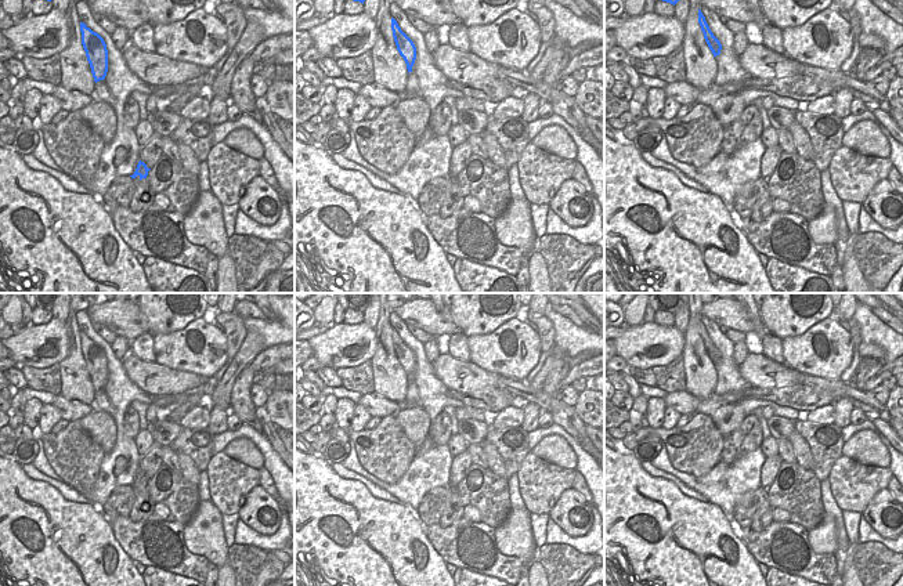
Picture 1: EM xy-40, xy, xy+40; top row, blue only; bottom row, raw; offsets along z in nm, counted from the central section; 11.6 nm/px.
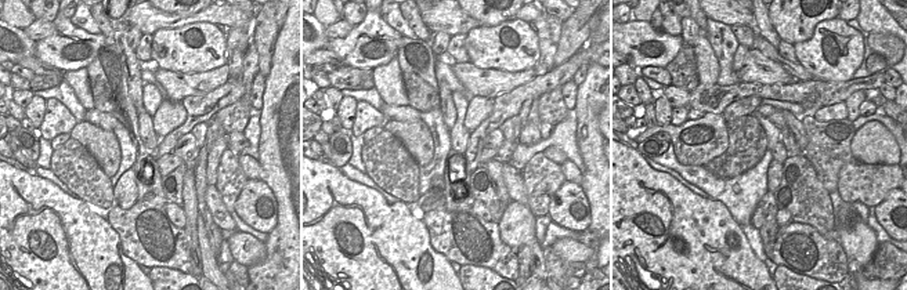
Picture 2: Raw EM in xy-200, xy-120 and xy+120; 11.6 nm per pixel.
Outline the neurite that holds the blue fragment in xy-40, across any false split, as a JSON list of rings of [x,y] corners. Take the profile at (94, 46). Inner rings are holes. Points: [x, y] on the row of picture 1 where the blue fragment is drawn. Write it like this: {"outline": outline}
{"outline": [[[80,22],[82,44],[91,68],[94,82],[104,80],[108,72],[108,50],[104,39]]]}

